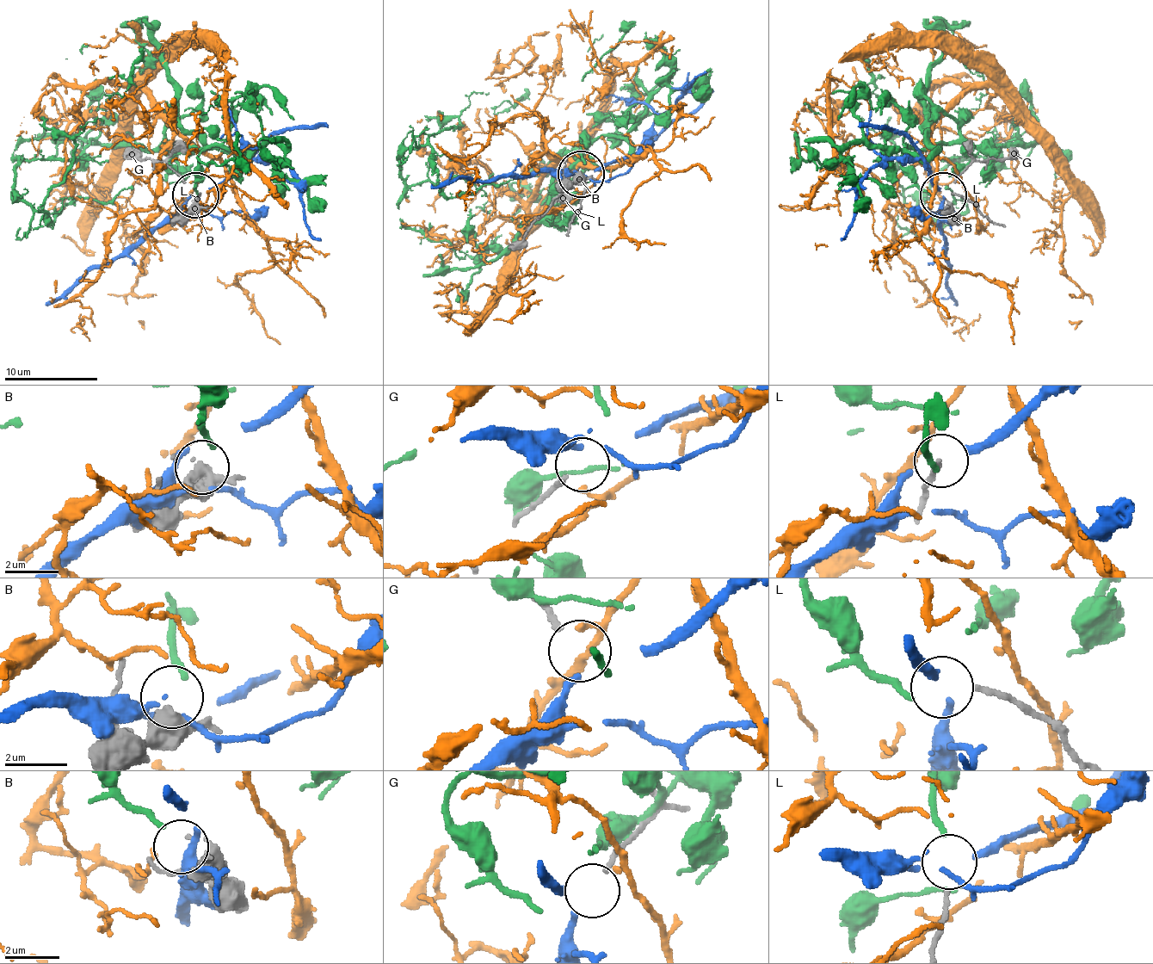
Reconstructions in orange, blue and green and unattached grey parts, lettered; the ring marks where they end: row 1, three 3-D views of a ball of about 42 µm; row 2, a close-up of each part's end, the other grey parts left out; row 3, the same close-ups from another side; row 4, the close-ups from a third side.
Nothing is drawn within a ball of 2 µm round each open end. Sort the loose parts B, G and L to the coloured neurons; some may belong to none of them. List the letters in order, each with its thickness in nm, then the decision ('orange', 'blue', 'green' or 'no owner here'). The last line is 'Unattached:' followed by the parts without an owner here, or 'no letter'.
B: calibre 400 nm; green
G: calibre 160 nm; blue
L: calibre 150 nm; no owner here
Unattached: L

